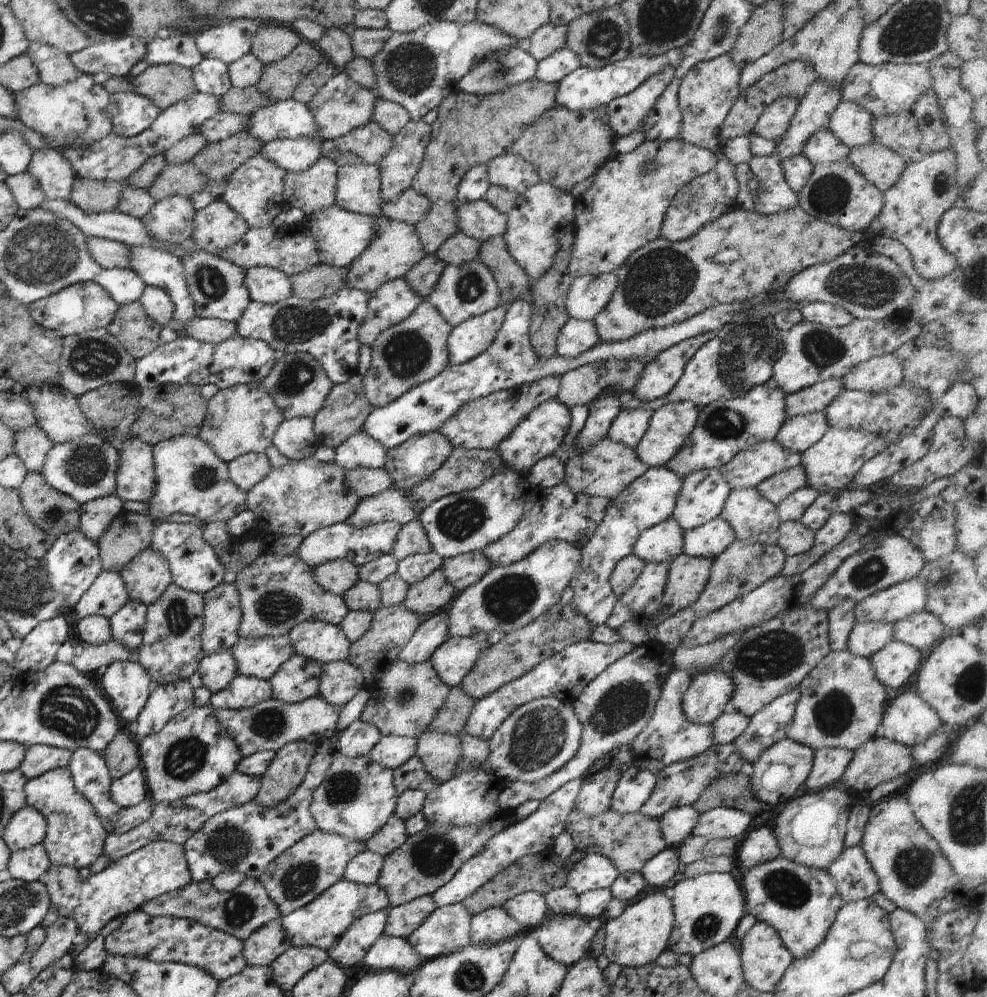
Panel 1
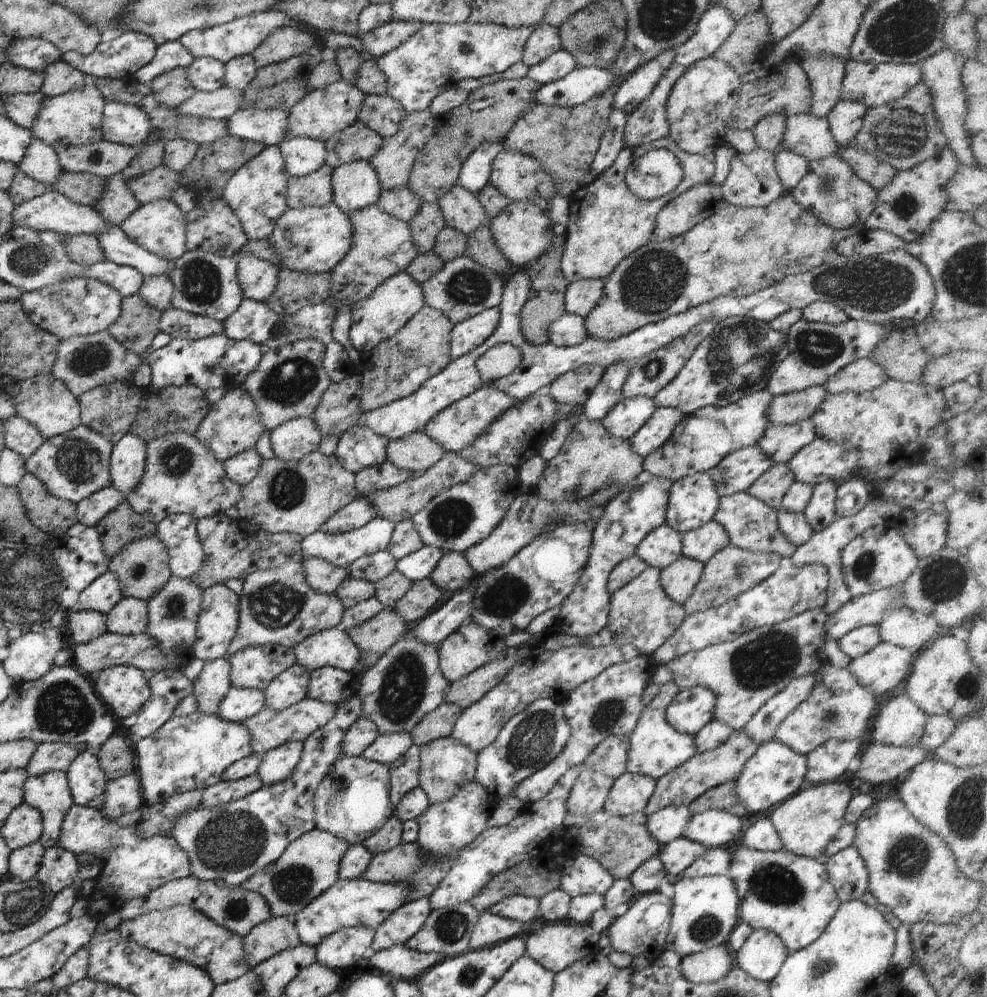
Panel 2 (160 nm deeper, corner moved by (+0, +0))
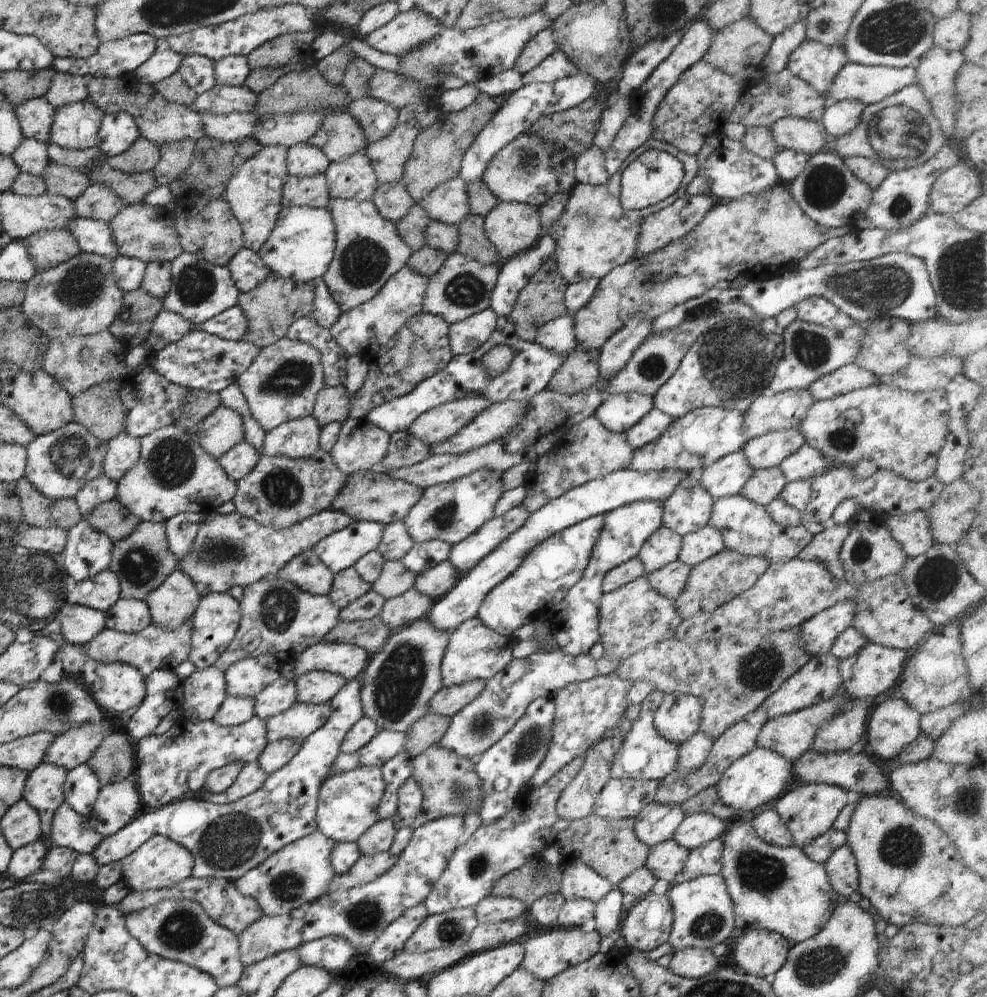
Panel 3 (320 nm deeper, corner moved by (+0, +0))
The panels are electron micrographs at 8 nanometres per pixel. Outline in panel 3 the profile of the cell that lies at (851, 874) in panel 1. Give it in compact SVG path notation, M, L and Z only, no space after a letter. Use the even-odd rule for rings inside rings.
M846 844L837 848L823 864L832 888L846 900L859 885L857 860Z

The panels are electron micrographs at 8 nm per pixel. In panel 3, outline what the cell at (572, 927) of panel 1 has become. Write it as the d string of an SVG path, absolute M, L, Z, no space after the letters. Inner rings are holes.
M555 925L553 930L538 934L530 940L524 942L524 960L522 966L527 969L532 976L541 981L547 981L557 974L564 972L567 968L576 966L589 958L592 958L600 946L601 934L596 930L586 933L580 927L560 927Z

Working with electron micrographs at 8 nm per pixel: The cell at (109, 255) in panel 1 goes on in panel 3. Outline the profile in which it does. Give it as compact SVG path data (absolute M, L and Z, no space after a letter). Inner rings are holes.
M66 229L35 232L23 239L23 243L38 271L62 264L81 251Z

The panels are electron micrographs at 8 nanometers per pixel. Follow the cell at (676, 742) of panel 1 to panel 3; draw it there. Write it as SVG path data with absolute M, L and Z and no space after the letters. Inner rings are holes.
M652 691L640 703L640 712L637 719L633 721L632 728L623 736L622 744L614 753L609 768L609 775L612 779L646 779L661 781L665 776L676 770L679 746L662 738L654 728L654 715L656 709L663 701L664 693Z

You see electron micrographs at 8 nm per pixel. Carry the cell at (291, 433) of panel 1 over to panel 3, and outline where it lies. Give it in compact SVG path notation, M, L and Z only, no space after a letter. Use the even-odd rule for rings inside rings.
M313 415L282 423L266 433L261 455L308 458L319 448L321 426Z

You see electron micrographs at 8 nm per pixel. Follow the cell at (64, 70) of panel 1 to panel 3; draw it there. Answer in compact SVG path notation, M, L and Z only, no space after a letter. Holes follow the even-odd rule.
M56 72L44 97L50 106L57 109L67 104L88 100L89 92L83 76Z

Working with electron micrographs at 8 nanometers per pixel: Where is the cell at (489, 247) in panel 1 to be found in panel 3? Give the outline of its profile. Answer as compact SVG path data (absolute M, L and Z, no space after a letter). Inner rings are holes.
M470 213L458 224L459 243L455 252L469 259L477 260L483 265L496 264L497 248L490 242L485 233L485 217Z

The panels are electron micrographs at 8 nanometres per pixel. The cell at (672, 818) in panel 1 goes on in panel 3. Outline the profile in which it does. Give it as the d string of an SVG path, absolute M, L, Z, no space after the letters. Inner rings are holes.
M652 802L647 804L634 819L634 832L640 842L649 847L672 840L685 814L681 805Z

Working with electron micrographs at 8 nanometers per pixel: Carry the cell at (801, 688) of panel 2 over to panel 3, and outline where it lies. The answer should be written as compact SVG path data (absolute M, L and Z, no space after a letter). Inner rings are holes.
M832 654L813 656L798 672L789 676L776 692L773 692L762 704L769 719L782 715L790 715L793 712L819 705L821 702L832 698L842 691L842 677L839 671L839 662Z

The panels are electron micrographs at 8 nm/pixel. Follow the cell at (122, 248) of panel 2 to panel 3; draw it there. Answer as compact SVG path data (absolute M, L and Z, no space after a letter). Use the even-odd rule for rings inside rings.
M74 217L62 229L66 229L77 240L82 252L99 254L112 260L120 255L111 239L111 230L104 221Z

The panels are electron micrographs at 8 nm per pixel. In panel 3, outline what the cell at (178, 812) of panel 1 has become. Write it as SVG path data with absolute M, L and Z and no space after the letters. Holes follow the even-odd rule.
M256 760L251 763L246 763L238 773L236 780L232 786L221 793L212 794L207 790L202 790L196 794L196 798L201 798L203 801L214 803L215 805L227 805L262 788L267 774Z

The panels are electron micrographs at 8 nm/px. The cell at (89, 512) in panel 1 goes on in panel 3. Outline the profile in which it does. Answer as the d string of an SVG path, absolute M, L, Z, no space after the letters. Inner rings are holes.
M102 473L93 478L77 492L74 500L79 506L82 516L86 516L93 508L99 504L114 500L117 498L117 482L110 480L108 476Z

